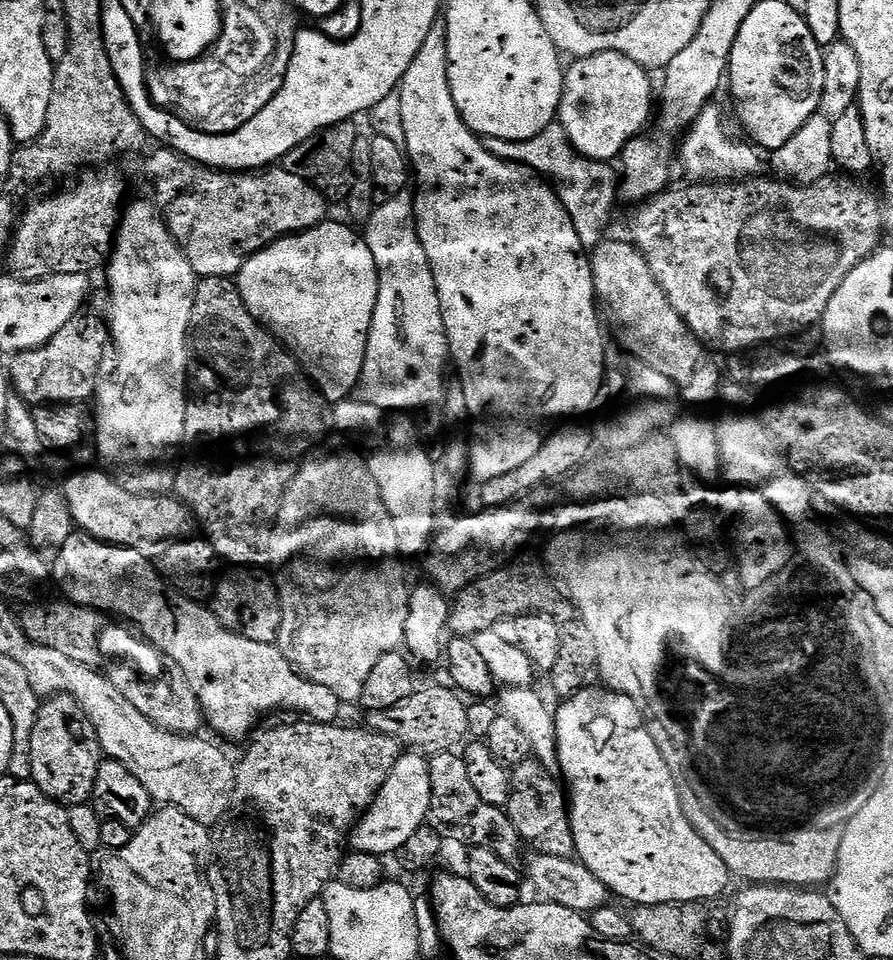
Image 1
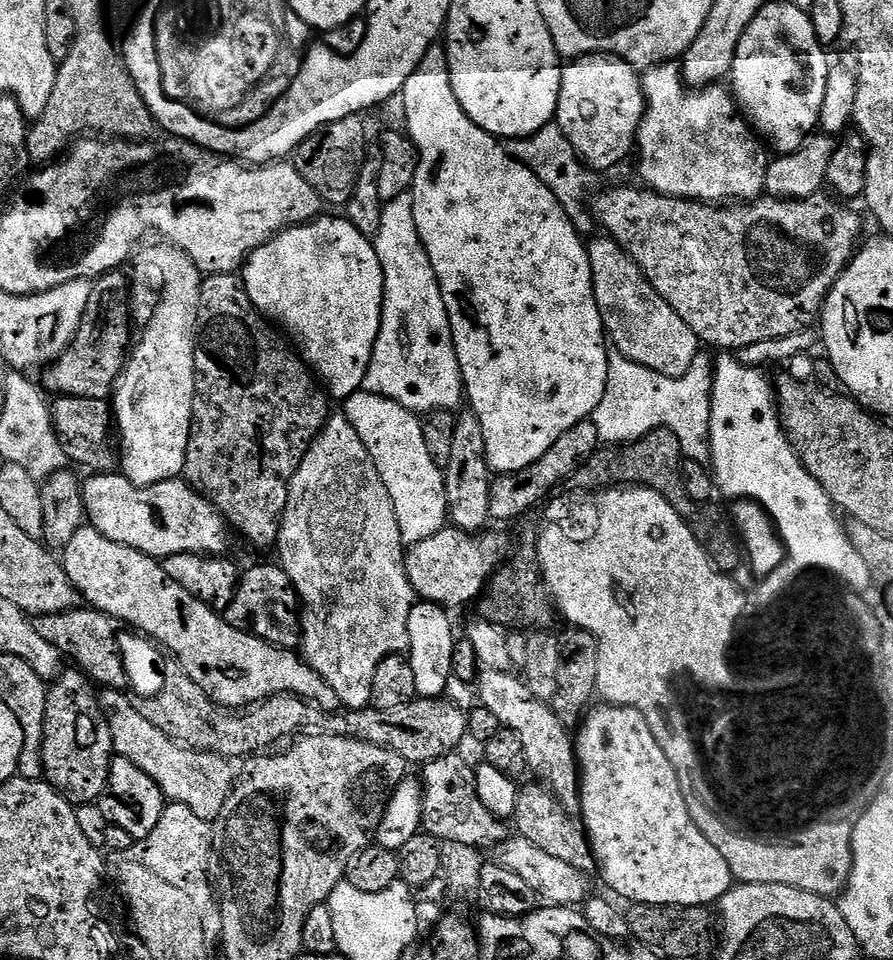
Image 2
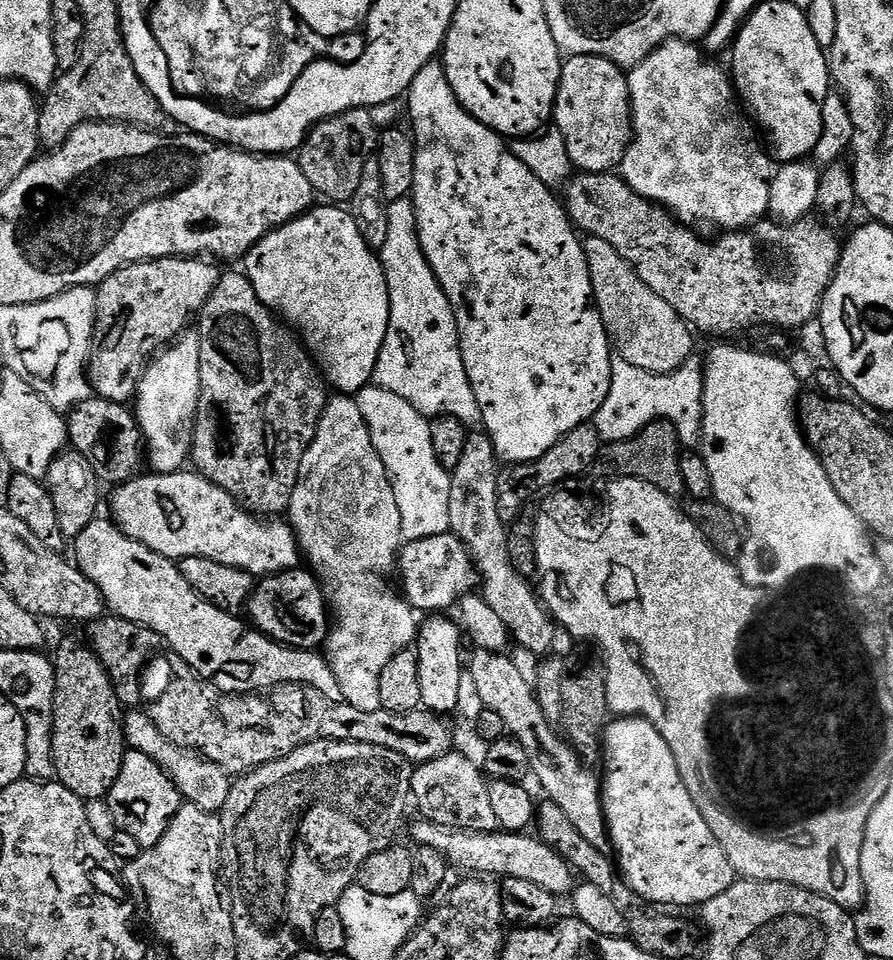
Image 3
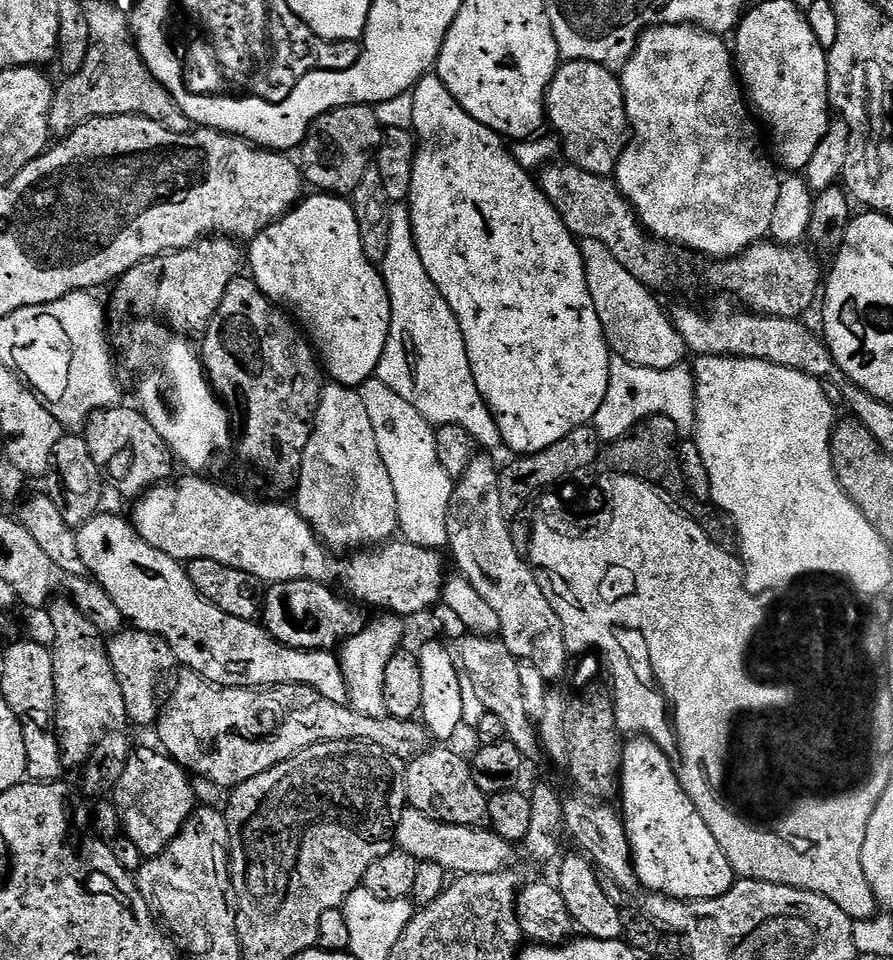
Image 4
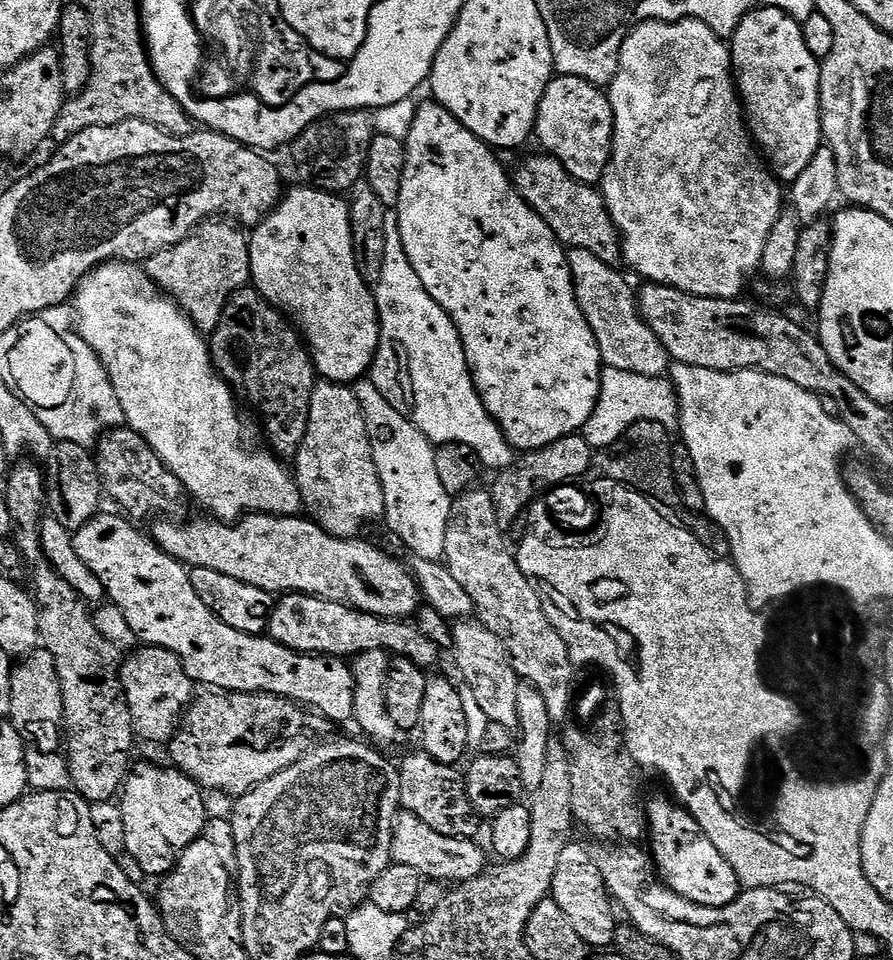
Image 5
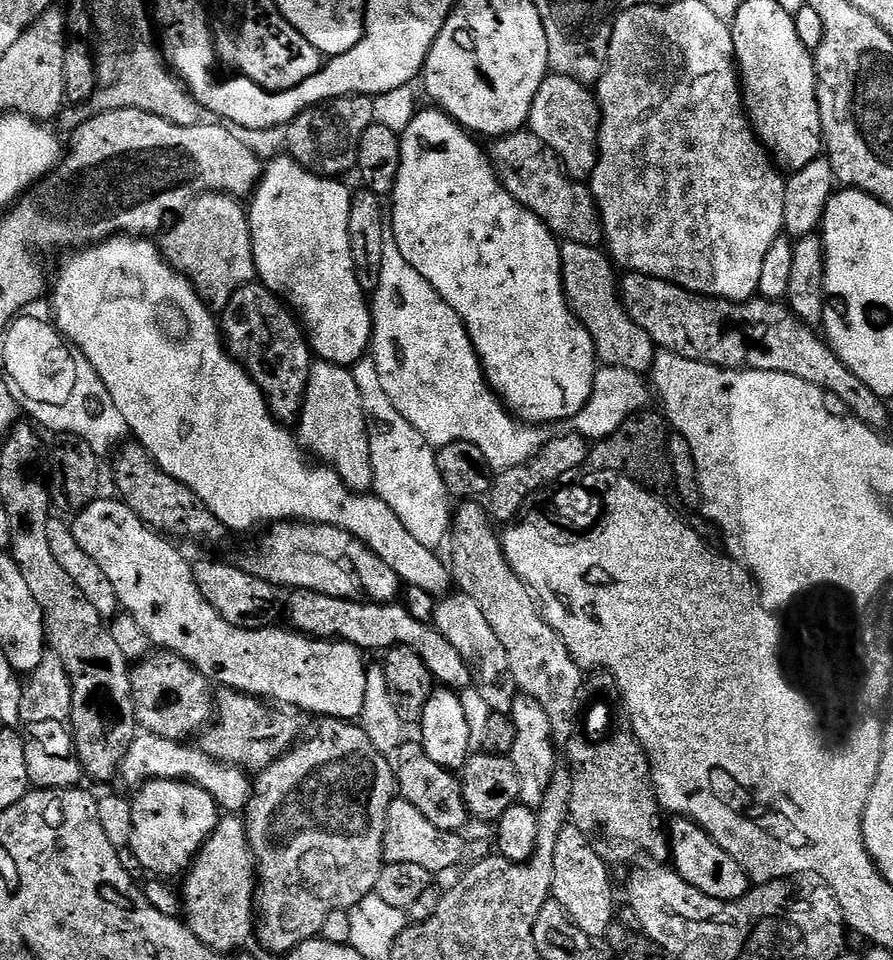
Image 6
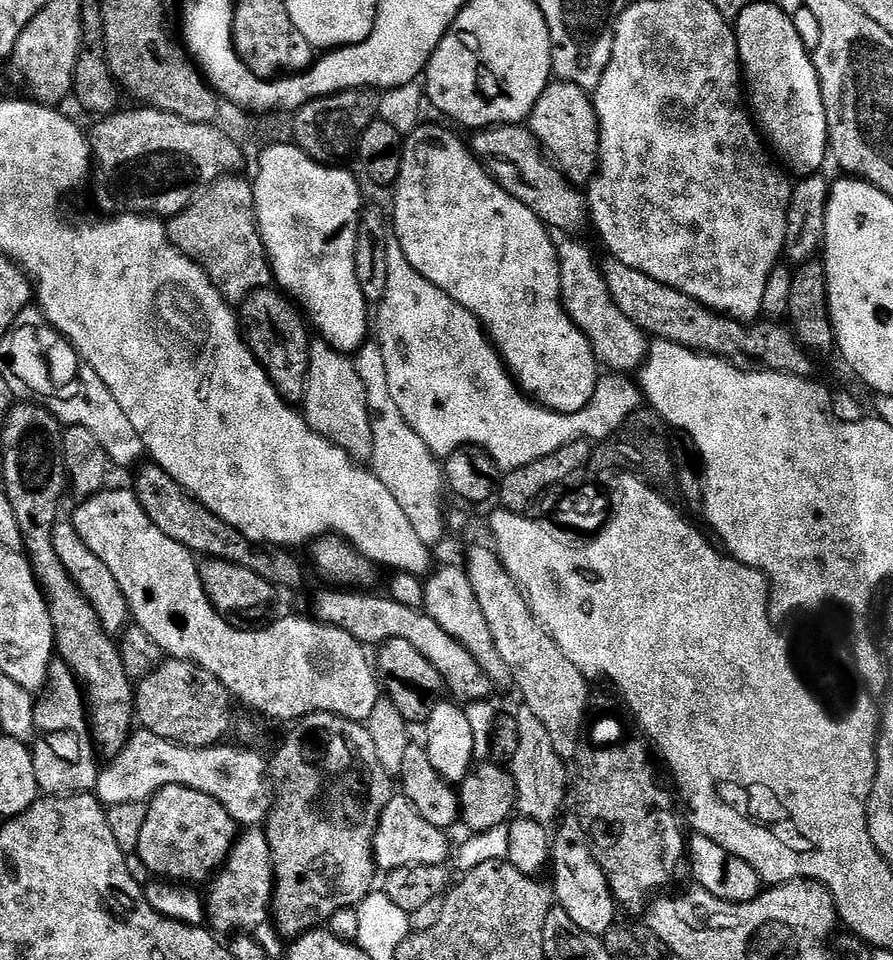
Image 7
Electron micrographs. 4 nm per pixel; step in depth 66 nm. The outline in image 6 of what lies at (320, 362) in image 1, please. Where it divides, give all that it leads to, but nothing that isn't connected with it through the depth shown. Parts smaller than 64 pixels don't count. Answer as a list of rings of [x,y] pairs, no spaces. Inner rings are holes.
[[[283,155],[278,157],[277,160],[267,161],[264,175],[261,177],[255,193],[250,200],[252,245],[254,246],[254,254],[256,255],[259,283],[267,287],[273,296],[279,297],[280,300],[287,302],[295,309],[299,319],[302,321],[302,327],[311,345],[311,351],[319,359],[326,360],[331,364],[343,364],[345,366],[357,364],[359,360],[365,359],[372,342],[372,310],[369,297],[366,295],[364,287],[360,284],[360,274],[356,271],[356,263],[354,262],[354,254],[352,253],[351,210],[354,195],[353,189],[348,189],[344,185],[344,182],[341,182],[339,179],[317,176],[315,172],[310,172],[307,168],[304,168],[291,155]]]

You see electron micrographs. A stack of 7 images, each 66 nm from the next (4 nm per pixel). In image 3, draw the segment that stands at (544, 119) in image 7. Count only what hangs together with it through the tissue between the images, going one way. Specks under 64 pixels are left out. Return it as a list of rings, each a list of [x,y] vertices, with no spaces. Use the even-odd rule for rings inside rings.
[[[568,56],[563,61],[560,69],[560,85],[556,91],[556,102],[554,105],[554,124],[560,130],[561,134],[564,135],[566,150],[569,151],[569,158],[581,173],[612,172],[624,160],[628,143],[632,141],[632,99],[629,98],[628,94],[628,78],[625,69],[619,68],[614,62],[610,62],[601,56]]]

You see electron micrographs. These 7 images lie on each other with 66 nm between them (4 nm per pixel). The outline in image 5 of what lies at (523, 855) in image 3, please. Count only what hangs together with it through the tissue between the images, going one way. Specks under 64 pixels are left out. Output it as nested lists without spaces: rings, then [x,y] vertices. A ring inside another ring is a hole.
[[[401,810],[392,828],[392,858],[395,863],[410,864],[418,869],[427,870],[441,877],[456,876],[467,878],[475,876],[485,867],[484,852],[468,836],[447,836],[447,831],[423,820],[418,814]]]

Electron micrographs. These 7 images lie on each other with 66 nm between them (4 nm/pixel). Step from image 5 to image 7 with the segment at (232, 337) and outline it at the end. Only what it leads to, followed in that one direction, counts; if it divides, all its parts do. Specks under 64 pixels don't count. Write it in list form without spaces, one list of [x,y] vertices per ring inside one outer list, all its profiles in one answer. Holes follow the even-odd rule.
[[[260,288],[241,303],[238,314],[248,347],[268,372],[280,395],[289,404],[299,405],[306,390],[312,340],[308,336],[307,323],[295,303],[277,289]]]

